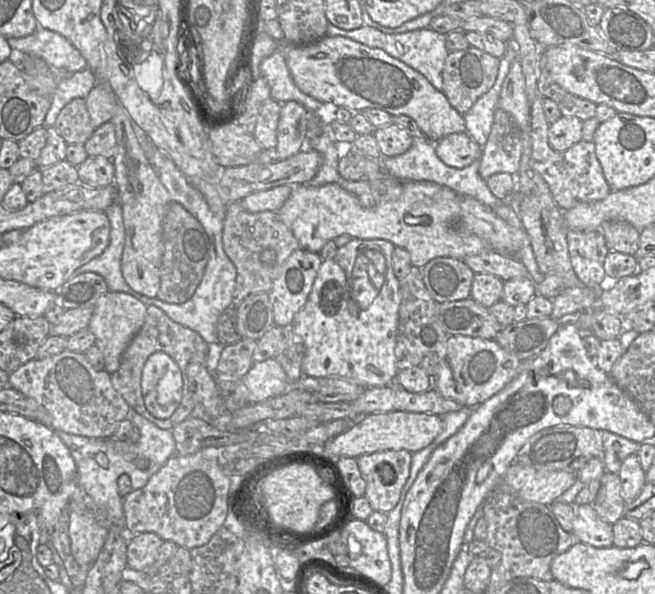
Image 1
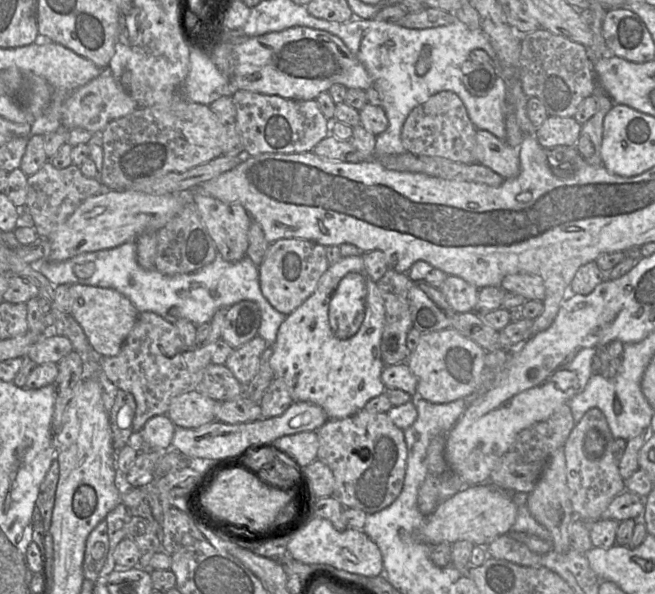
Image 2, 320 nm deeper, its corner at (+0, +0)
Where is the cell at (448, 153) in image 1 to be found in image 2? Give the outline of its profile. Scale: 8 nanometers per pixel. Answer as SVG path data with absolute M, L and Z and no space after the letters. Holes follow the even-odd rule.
M485 130L476 132L475 162L490 168L504 179L515 178L520 172L518 149Z

